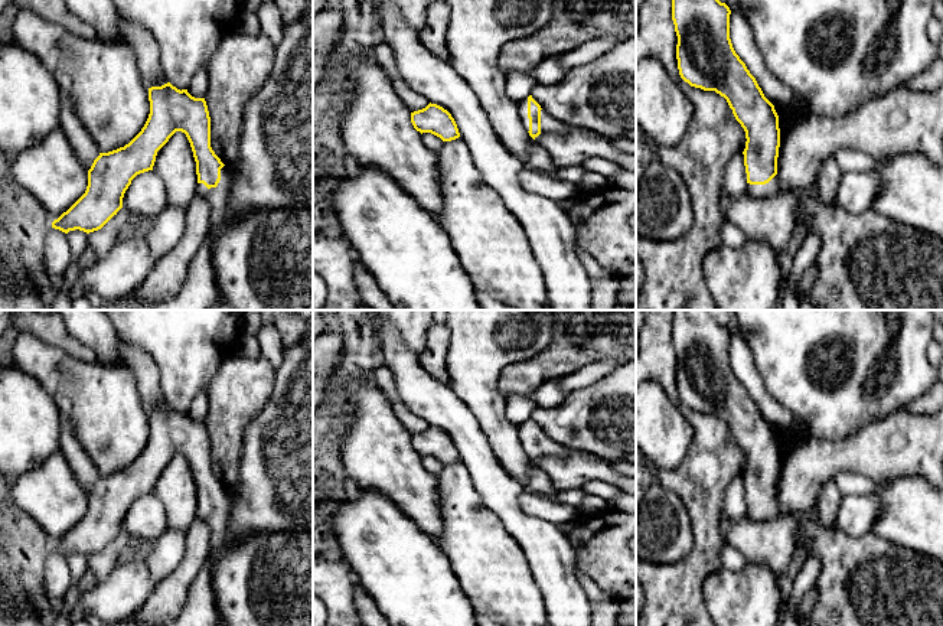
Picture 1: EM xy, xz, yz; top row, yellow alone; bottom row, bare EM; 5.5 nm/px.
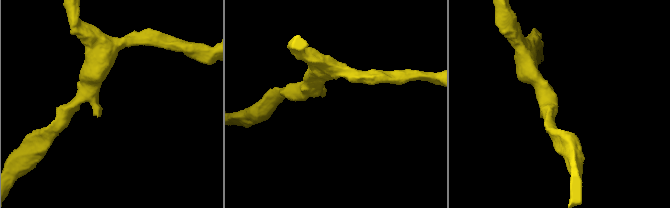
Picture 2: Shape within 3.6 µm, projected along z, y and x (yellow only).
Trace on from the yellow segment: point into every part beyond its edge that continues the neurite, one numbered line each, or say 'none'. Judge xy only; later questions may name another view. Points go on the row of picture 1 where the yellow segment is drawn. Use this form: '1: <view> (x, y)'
1: xy (264, 261)

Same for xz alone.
1: xz (524, 104)

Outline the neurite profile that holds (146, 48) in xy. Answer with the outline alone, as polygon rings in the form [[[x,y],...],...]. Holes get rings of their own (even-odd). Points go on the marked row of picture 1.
[[[121,16],[118,27],[136,52],[141,79],[147,84],[159,75],[164,75],[160,62],[160,48],[156,39],[143,26]]]

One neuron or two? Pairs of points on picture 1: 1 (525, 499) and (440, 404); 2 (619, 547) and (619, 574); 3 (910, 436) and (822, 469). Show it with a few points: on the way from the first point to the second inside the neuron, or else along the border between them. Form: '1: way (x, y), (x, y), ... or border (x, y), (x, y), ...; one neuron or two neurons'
1: border (525, 489), (519, 496), (519, 507), (544, 519); two neurons
2: way (619, 554), (619, 567); one neuron
3: way (888, 449), (844, 455); one neuron

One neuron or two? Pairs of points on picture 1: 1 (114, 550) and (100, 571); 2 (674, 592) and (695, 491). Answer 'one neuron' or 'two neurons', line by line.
1: one neuron
2: one neuron

